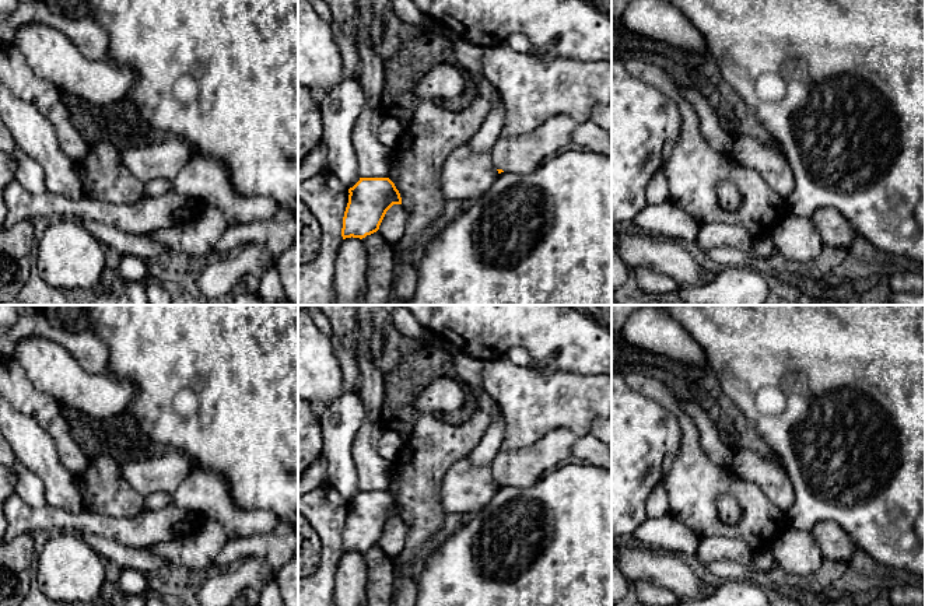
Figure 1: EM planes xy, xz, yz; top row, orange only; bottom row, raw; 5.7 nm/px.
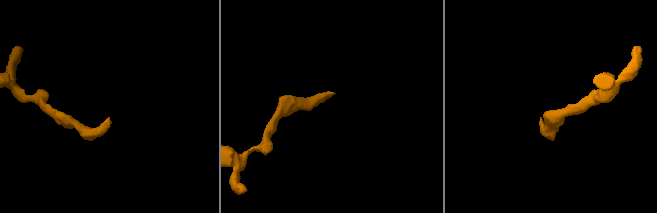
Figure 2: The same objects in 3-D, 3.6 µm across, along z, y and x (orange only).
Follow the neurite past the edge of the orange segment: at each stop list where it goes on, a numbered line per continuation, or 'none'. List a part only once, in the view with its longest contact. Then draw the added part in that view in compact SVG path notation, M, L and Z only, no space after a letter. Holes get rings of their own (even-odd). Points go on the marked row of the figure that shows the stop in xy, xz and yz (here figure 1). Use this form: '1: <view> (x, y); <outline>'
1: xz (525, 153); M556 116L533 132L518 137L500 136L491 150L493 164L504 172L530 172L551 157L565 141L570 141L578 126L579 123L570 116Z

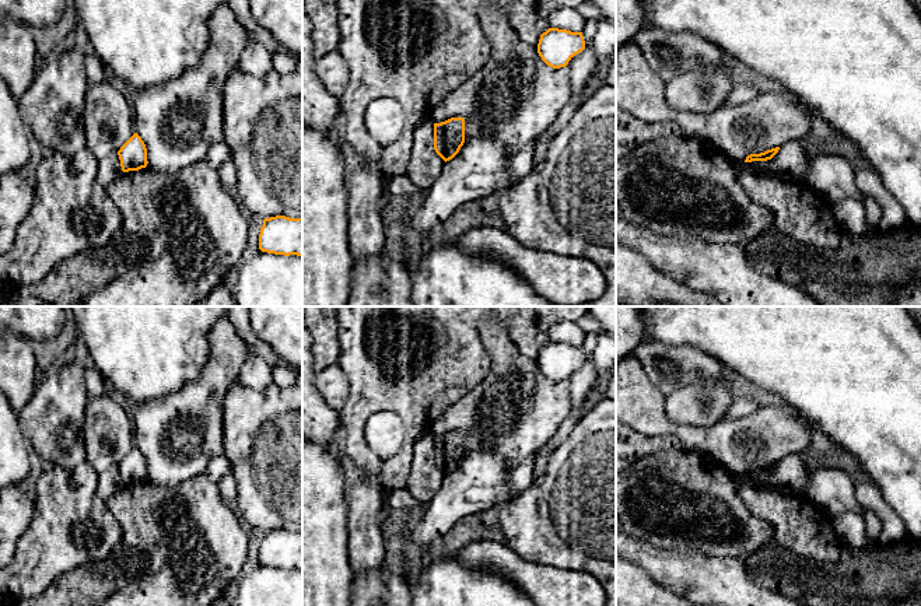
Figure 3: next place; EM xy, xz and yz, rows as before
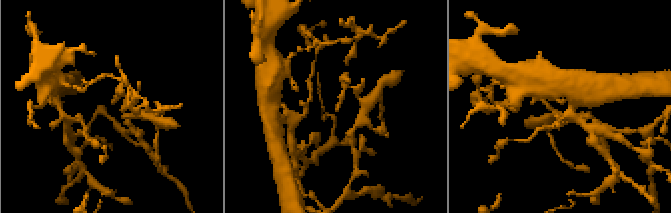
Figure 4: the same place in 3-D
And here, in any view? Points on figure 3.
none

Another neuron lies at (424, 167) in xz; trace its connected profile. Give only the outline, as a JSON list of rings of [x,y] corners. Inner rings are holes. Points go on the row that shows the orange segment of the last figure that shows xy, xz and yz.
[[[426,119],[414,130],[406,176],[426,193],[441,175],[444,165],[445,161],[434,150],[434,122]]]

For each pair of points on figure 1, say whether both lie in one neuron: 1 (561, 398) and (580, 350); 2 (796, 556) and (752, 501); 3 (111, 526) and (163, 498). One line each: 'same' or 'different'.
1: different
2: different
3: different

